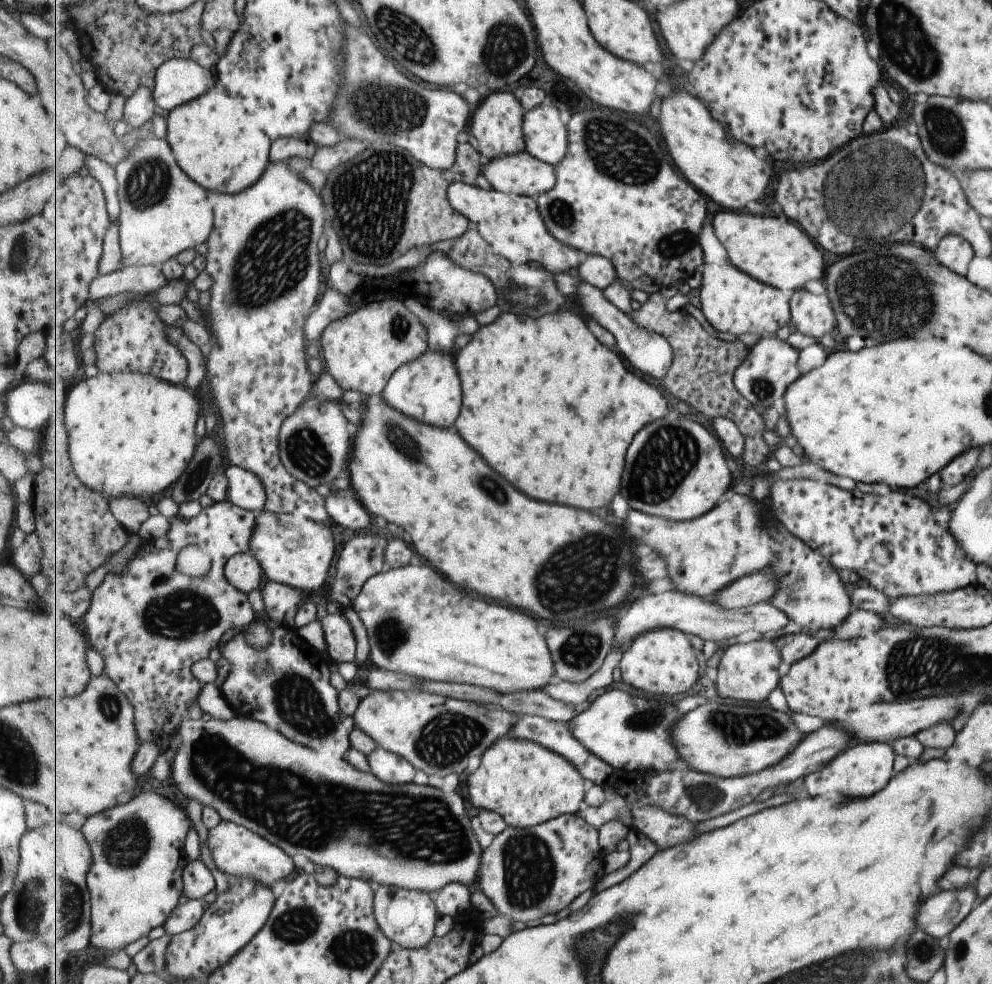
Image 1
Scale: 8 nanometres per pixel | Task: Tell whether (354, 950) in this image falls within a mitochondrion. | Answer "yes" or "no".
yes

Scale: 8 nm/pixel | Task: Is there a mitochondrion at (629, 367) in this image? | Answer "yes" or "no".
no

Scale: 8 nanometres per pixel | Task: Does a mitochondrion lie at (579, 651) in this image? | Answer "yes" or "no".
yes

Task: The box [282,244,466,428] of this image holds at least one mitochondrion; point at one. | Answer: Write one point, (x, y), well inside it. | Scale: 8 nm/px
(399, 329)

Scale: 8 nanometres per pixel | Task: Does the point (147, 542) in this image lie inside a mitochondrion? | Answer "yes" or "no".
no

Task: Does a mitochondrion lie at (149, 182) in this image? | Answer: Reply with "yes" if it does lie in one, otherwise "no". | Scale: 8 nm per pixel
yes

